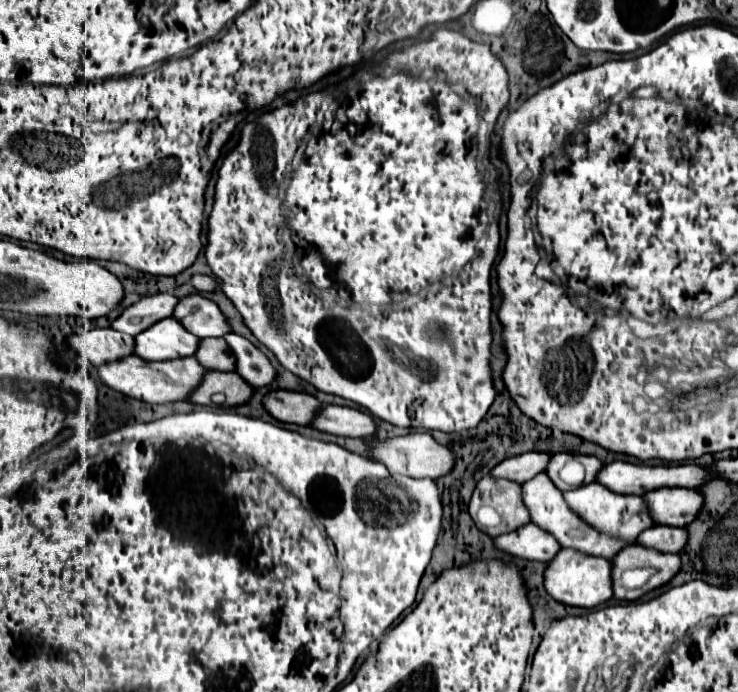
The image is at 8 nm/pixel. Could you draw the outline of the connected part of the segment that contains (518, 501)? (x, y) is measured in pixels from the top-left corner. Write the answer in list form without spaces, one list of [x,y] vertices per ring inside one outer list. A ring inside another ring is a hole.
[[[484,476],[476,484],[476,490],[470,500],[470,516],[474,518],[476,526],[492,538],[498,534],[516,530],[530,522],[528,510],[524,508],[522,498],[520,498],[520,484],[510,482],[510,480],[494,480],[490,476]],[[480,506],[492,506],[502,516],[502,522],[494,528],[480,526],[476,518],[476,512]]]

